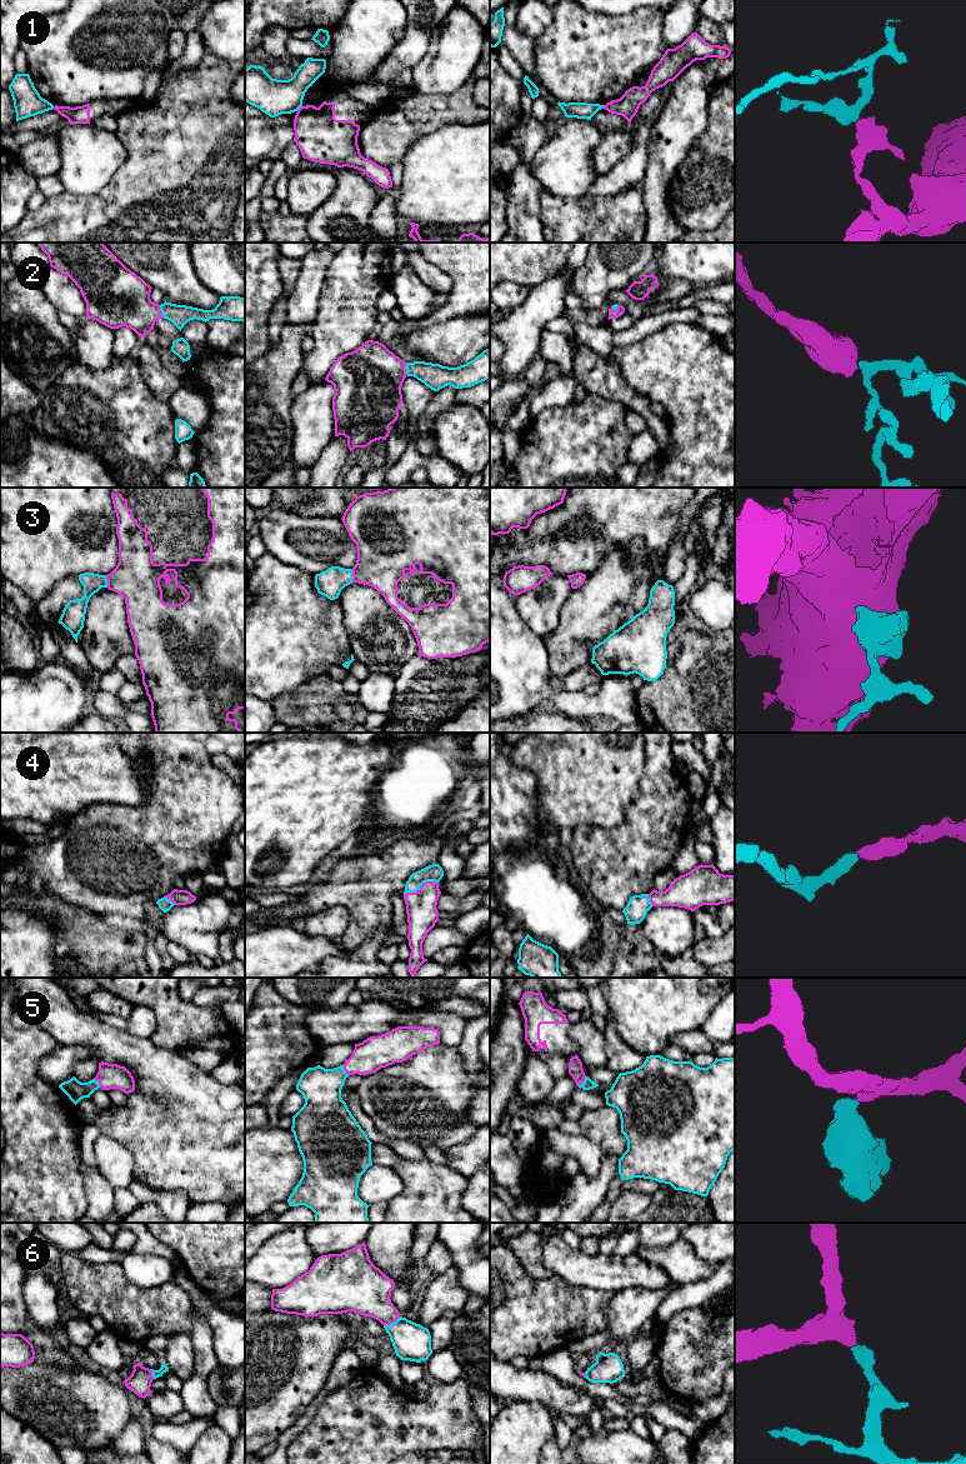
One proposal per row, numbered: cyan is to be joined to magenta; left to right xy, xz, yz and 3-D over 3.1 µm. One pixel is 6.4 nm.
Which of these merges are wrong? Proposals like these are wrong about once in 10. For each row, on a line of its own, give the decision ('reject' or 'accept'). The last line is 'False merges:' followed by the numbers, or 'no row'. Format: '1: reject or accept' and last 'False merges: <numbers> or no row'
1: reject
2: accept
3: accept
4: accept
5: accept
6: accept
False merges: 1

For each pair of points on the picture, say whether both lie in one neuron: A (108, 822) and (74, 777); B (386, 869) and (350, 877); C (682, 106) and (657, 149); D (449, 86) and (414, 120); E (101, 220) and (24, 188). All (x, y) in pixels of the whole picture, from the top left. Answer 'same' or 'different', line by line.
A: different
B: same
C: same
D: different
E: different

